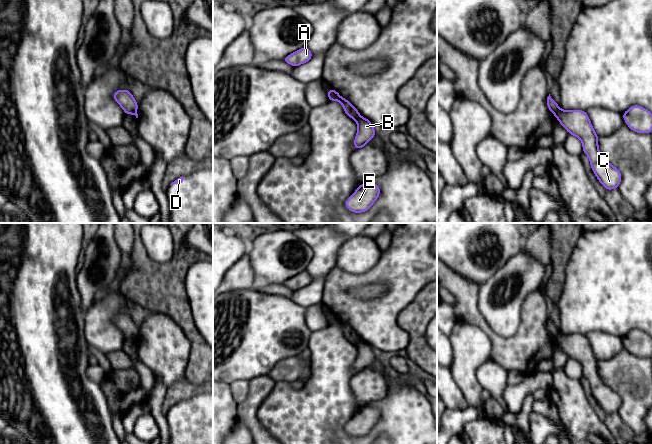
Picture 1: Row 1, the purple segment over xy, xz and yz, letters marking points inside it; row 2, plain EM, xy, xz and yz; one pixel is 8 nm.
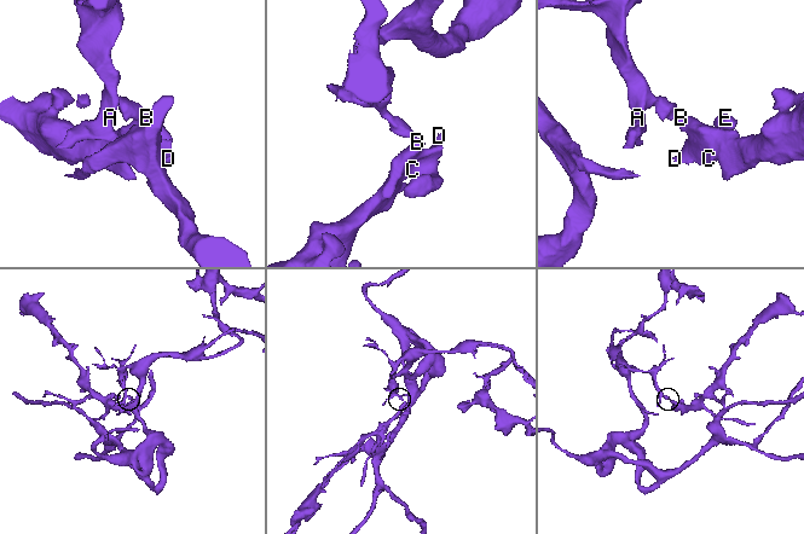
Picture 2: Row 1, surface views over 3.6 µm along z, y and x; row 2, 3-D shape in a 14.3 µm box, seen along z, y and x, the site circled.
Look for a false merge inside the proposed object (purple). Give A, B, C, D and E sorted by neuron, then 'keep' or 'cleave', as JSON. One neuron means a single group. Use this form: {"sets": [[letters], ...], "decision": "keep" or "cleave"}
{"sets": [["A"], ["B", "C", "D", "E"]], "decision": "cleave"}

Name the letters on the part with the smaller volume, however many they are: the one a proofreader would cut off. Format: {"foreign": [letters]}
{"foreign": ["B", "C", "D", "E"]}

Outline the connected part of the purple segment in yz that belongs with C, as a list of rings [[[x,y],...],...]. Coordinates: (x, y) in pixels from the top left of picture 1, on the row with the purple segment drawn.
[[[558,108],[554,116],[561,125],[582,141],[583,153],[585,153],[591,163],[591,168],[600,183],[606,190],[618,188],[621,182],[621,172],[606,161],[600,154],[598,139],[586,111],[572,110],[565,111]]]

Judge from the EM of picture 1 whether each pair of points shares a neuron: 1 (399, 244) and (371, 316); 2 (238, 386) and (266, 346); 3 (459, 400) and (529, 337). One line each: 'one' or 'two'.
1: one
2: two
3: two

